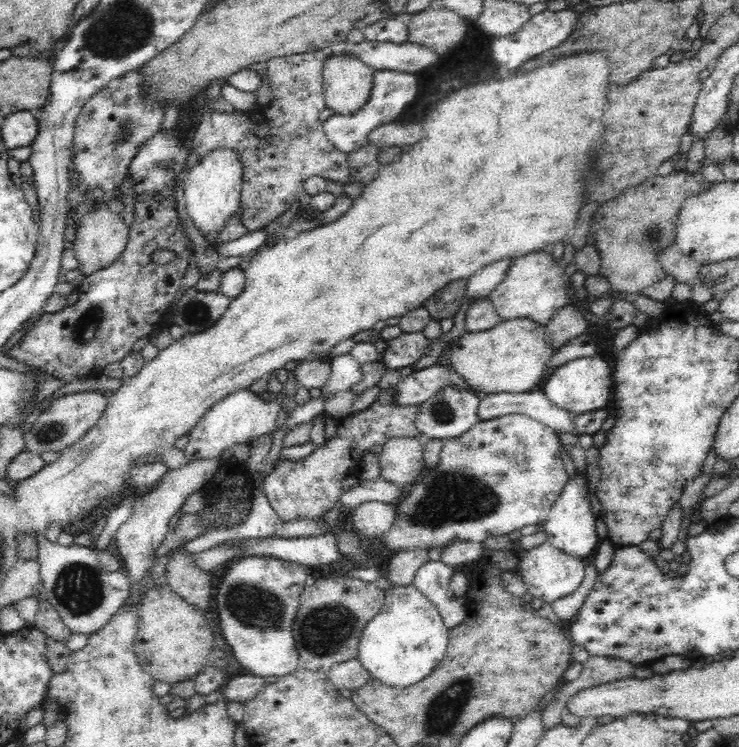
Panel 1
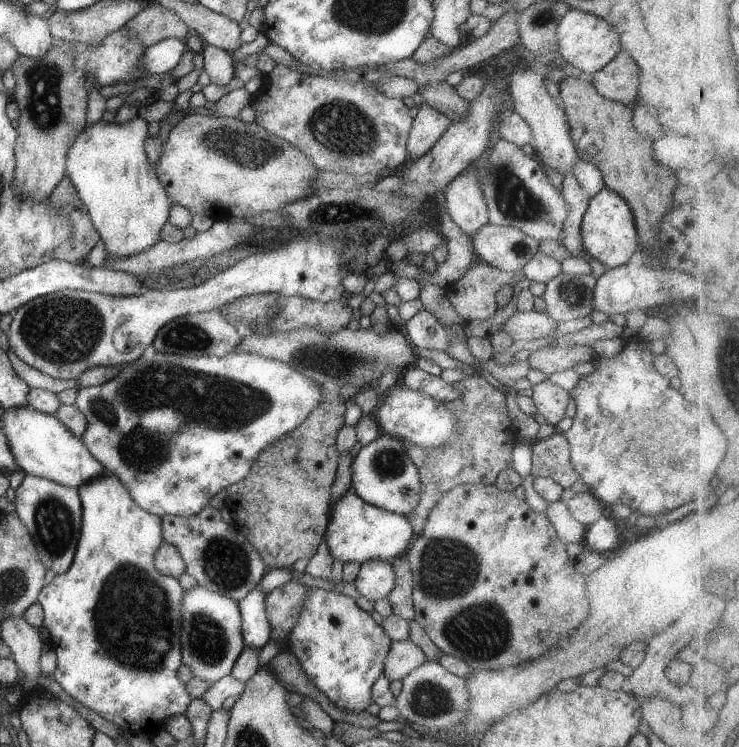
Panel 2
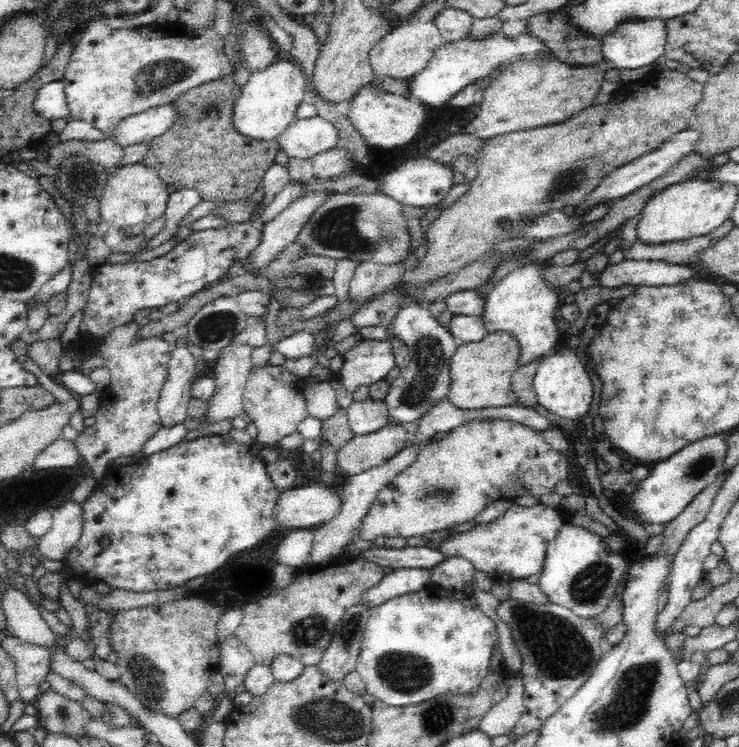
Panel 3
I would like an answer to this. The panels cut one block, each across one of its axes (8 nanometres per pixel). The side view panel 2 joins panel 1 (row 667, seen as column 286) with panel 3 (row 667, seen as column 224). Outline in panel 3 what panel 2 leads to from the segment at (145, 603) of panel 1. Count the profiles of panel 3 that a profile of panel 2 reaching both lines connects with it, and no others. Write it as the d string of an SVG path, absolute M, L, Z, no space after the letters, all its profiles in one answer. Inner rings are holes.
M194 595L176 602L156 603L137 609L118 611L111 622L111 644L117 654L120 671L119 681L130 690L146 708L177 718L208 688L210 676L217 670L219 661L219 638L216 624L222 616L222 608L200 600Z

